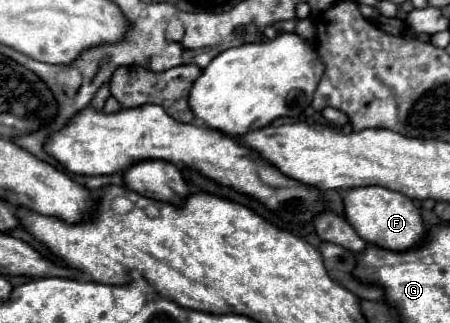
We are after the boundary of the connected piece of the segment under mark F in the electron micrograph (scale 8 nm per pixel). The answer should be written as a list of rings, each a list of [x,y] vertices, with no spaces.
[[[377,185],[351,189],[345,195],[345,213],[347,213],[347,221],[359,233],[359,237],[381,249],[407,251],[407,249],[423,245],[427,241],[427,227],[423,223],[419,209],[413,205],[413,201],[409,197],[405,197],[397,191],[377,187]]]

